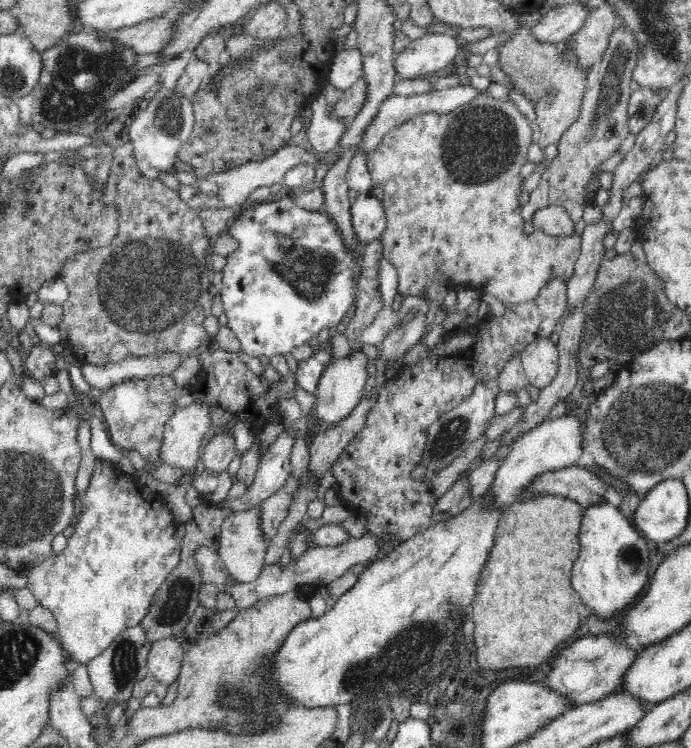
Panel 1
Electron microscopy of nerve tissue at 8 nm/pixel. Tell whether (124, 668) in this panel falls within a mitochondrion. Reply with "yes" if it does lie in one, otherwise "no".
yes

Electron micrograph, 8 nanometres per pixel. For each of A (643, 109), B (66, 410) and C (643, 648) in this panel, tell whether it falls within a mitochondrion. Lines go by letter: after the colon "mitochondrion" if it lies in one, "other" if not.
A: mitochondrion
B: other
C: other

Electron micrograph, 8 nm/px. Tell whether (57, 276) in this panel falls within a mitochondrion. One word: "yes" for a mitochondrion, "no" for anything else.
no

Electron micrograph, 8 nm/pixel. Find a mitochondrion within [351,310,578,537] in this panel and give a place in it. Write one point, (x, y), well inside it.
(452, 431)

